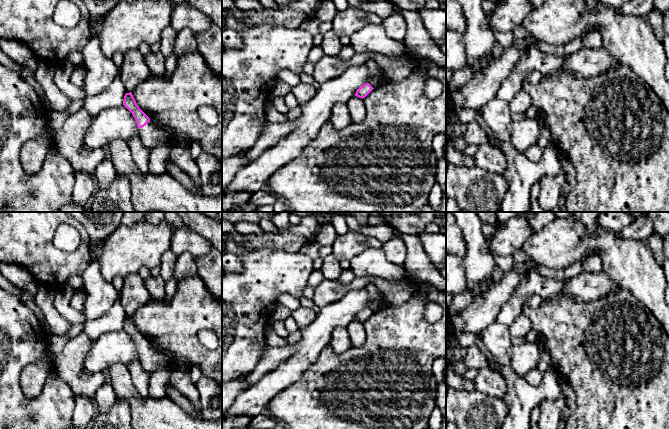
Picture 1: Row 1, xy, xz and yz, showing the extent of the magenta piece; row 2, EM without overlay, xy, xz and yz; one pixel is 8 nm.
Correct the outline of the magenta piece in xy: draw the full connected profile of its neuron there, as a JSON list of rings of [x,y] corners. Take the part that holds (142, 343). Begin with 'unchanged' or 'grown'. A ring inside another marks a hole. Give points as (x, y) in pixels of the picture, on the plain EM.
grown | [[[131,316],[125,318],[123,329],[135,342],[139,361],[145,371],[149,373],[162,369],[172,371],[173,367],[170,365],[168,358],[150,345],[150,342],[137,329]]]

